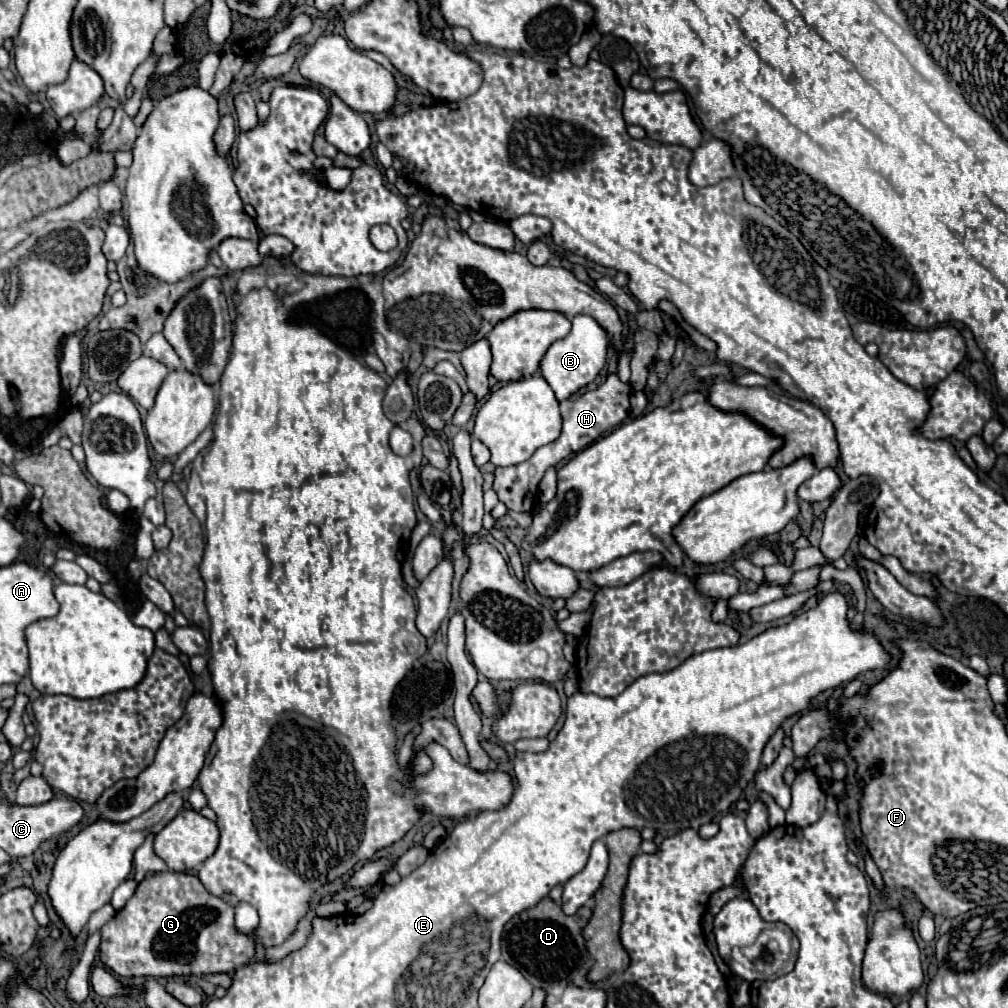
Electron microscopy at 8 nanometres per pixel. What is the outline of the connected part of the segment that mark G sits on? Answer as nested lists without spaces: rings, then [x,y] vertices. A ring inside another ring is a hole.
[[[158,872],[146,876],[138,882],[126,906],[100,928],[100,960],[126,978],[230,974],[242,968],[254,954],[254,938],[234,928],[234,908],[212,896],[188,872]]]

